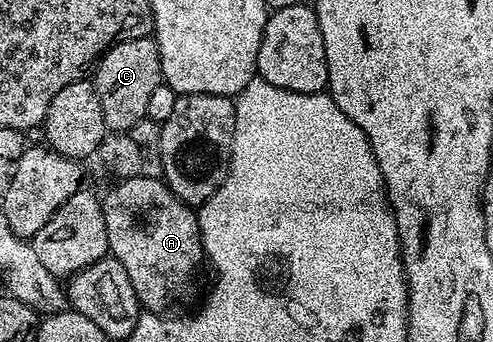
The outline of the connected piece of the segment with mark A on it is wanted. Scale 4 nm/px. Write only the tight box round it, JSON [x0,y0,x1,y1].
[101,178,203,312]

